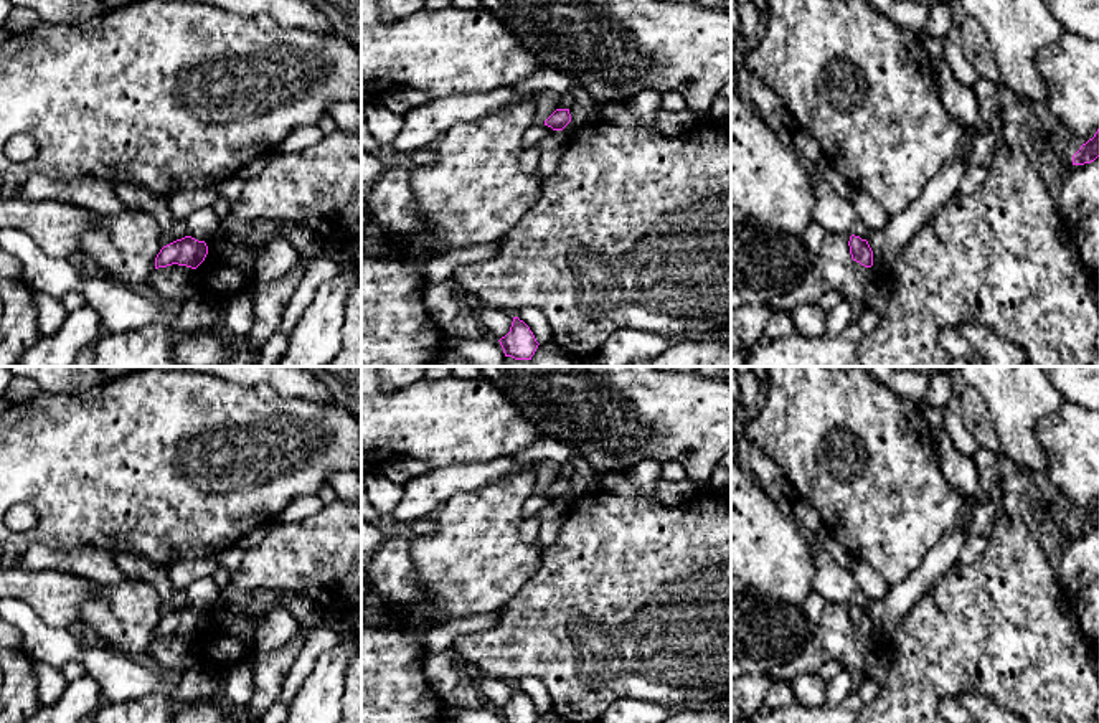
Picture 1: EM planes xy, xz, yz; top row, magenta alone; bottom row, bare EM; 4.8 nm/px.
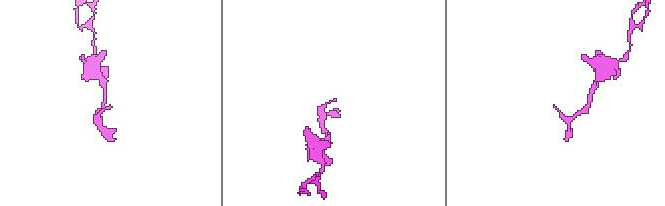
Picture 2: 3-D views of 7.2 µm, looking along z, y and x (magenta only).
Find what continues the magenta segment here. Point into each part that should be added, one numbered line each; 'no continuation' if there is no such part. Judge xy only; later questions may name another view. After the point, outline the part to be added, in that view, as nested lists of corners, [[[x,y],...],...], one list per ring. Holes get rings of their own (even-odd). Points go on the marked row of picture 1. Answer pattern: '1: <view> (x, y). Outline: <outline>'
no continuation

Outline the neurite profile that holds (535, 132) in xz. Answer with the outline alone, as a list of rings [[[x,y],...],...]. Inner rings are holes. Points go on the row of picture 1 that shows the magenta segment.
[[[545,124],[531,125],[523,135],[521,150],[526,152],[528,149],[538,145],[538,142],[545,139],[546,135],[550,135],[551,132],[553,129]]]

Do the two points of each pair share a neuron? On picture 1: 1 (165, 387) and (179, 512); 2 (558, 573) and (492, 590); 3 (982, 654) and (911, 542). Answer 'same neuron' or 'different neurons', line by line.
1: same neuron
2: different neurons
3: different neurons

